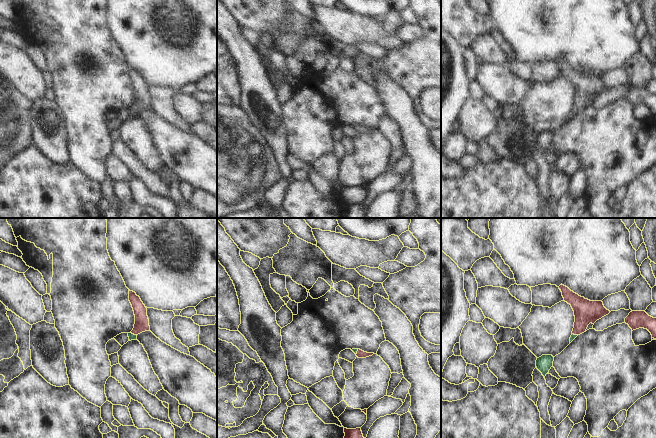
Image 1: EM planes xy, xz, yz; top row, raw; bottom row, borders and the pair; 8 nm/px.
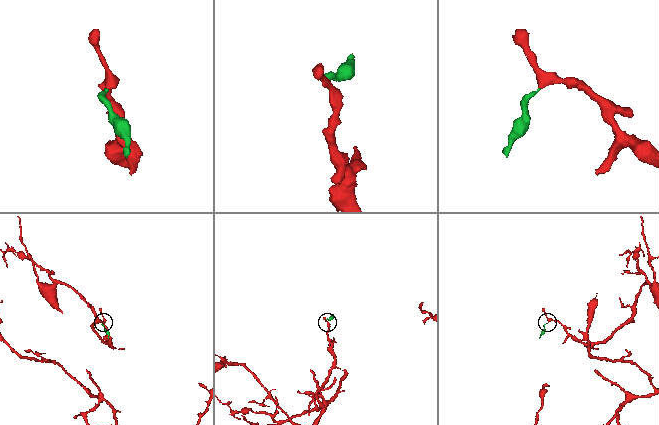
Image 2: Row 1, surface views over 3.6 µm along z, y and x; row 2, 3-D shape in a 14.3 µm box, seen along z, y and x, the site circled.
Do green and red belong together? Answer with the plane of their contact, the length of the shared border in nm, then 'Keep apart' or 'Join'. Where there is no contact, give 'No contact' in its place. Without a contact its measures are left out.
Touches green in xy. Shared border 50 nm. Join

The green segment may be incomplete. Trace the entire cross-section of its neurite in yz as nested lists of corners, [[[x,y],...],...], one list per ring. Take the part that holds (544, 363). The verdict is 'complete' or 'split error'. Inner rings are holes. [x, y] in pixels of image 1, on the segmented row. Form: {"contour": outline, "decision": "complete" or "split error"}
{"contour": [[[542,355],[536,360],[536,367],[545,377],[553,366],[554,357],[552,355]]], "decision": "complete"}

